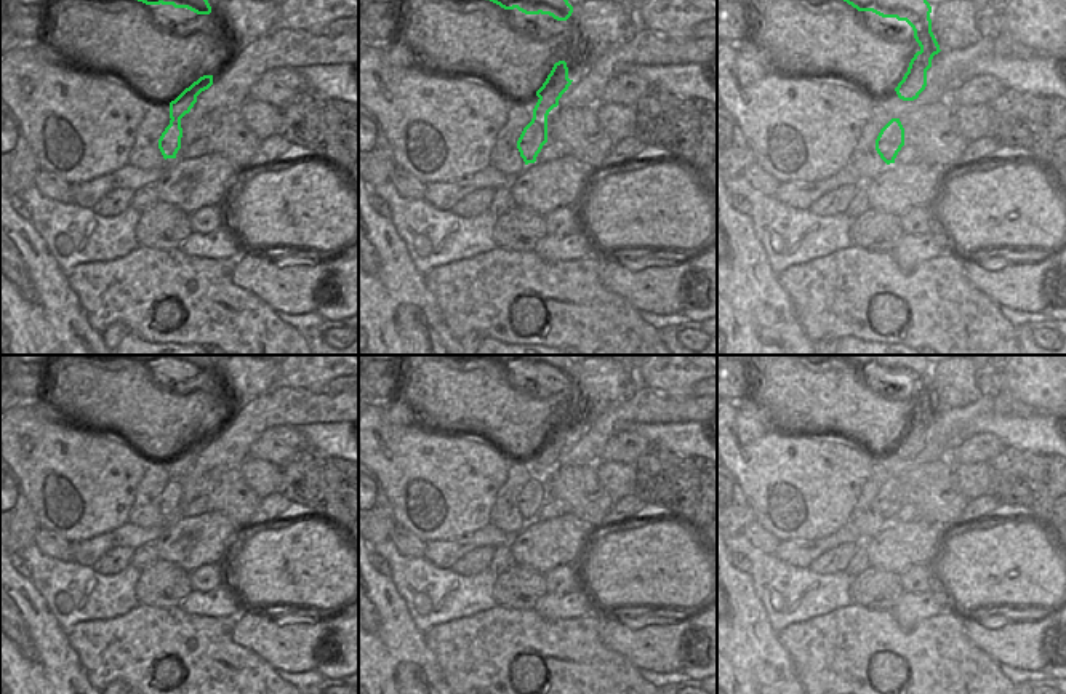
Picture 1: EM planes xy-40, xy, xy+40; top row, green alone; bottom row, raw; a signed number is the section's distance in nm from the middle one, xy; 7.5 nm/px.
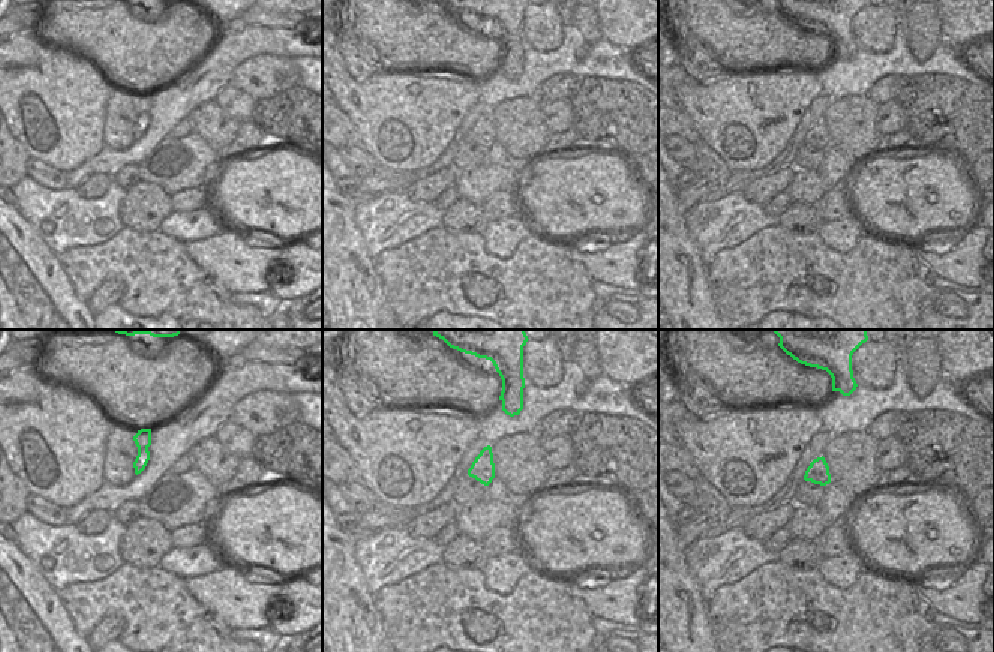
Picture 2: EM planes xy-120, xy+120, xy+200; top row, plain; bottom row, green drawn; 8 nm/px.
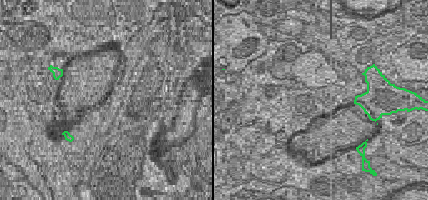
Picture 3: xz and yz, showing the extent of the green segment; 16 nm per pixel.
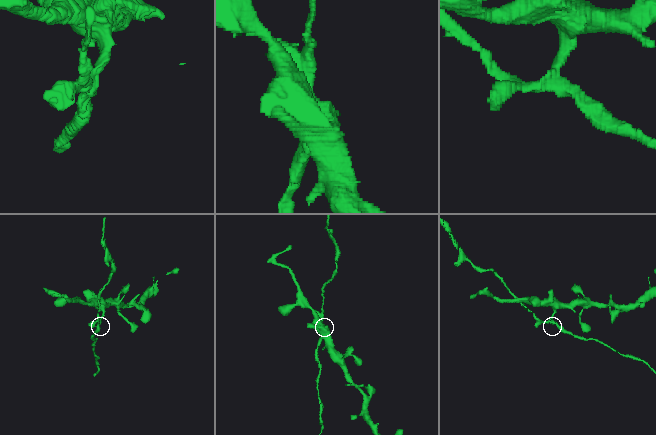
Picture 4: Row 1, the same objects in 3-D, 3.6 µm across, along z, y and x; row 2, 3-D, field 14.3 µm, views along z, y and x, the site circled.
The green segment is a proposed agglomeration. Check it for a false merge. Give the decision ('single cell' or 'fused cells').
fused cells

